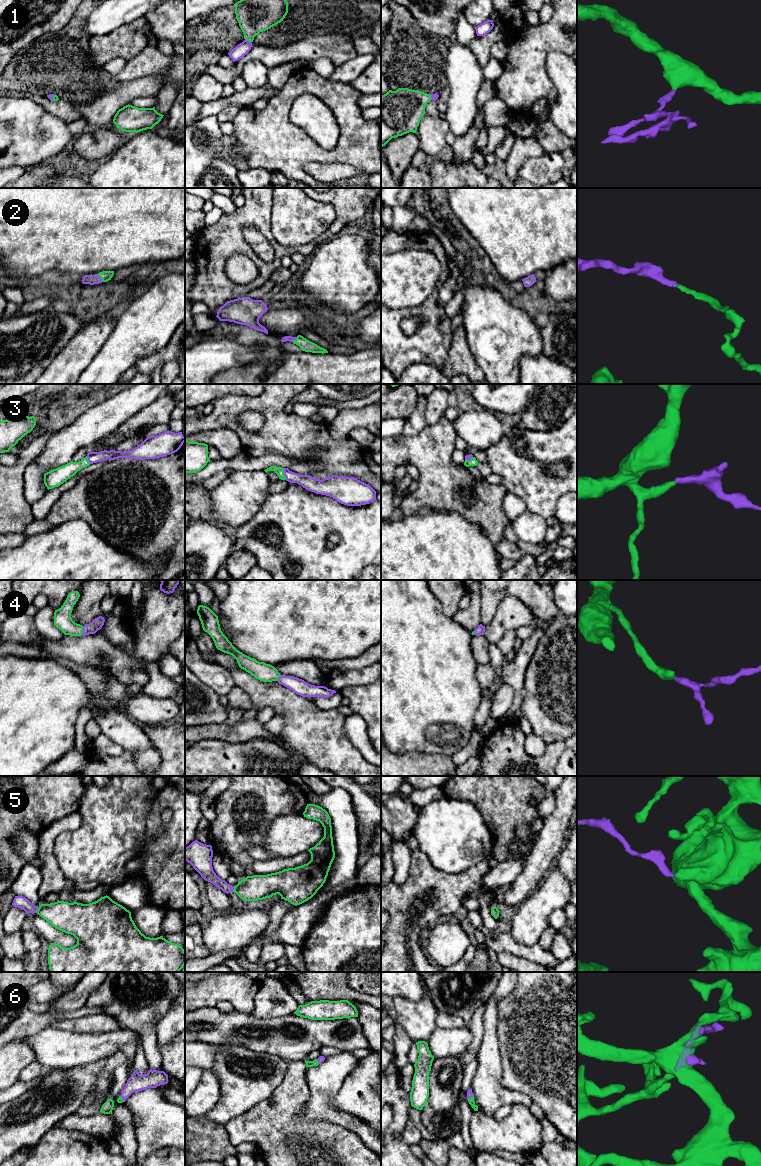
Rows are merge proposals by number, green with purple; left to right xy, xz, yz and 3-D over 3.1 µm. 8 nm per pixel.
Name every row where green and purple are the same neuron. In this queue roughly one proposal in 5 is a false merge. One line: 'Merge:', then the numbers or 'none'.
Merge: 1, 2, 3, 4, 5, 6

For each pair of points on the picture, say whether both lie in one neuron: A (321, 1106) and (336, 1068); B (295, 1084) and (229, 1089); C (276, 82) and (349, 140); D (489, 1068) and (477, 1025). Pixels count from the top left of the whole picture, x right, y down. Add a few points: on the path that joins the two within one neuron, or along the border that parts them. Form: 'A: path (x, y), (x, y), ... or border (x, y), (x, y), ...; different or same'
A: path (321, 1097), (324, 1081), (328, 1077); same
B: border (287, 1063), (282, 1082), (262, 1102); different
C: border (297, 69), (279, 89); different
D: border (483, 1016), (483, 1035), (479, 1048), (475, 1052); different

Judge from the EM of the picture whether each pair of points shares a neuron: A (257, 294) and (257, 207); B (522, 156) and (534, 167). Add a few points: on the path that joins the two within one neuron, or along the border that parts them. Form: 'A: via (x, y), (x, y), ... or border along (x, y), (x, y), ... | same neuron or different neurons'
A: border along (268, 279), (253, 289), (248, 296) | different neurons
B: border along (543, 152), (526, 161), (519, 177) | different neurons

